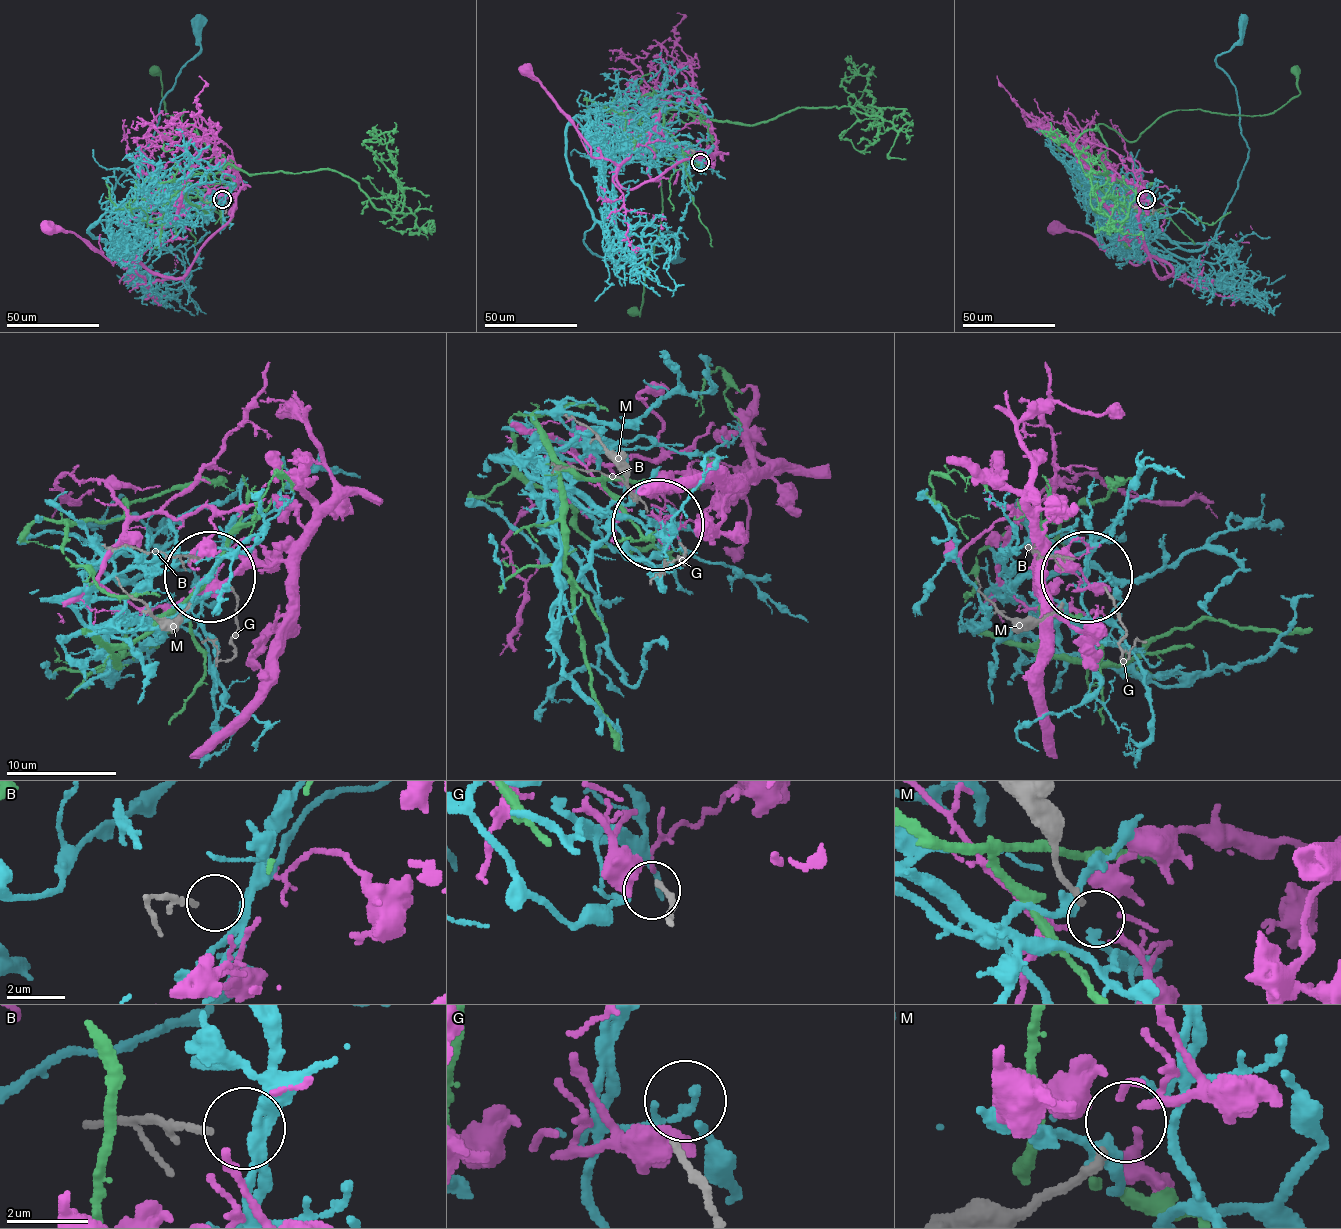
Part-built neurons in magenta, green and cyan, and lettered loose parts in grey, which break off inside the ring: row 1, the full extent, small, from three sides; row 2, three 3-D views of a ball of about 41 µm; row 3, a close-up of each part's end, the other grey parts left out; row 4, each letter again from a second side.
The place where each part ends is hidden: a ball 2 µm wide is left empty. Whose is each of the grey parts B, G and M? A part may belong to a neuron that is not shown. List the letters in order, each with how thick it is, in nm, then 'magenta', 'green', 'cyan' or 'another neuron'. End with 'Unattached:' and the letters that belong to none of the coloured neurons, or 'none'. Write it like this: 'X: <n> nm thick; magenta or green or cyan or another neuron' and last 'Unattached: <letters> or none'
B: 150 nm thick; another neuron
G: 160 nm thick; another neuron
M: 240 nm thick; magenta
Unattached: B, G

